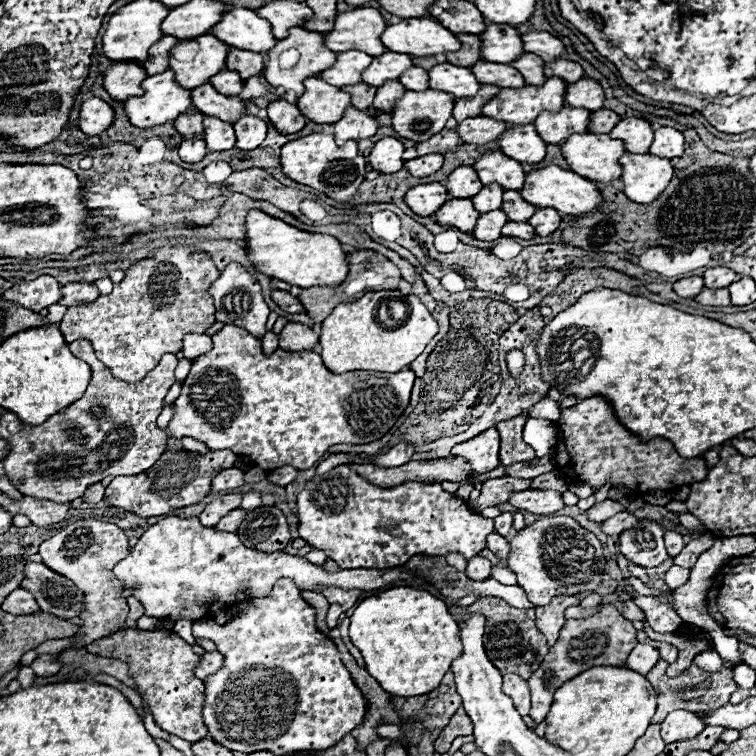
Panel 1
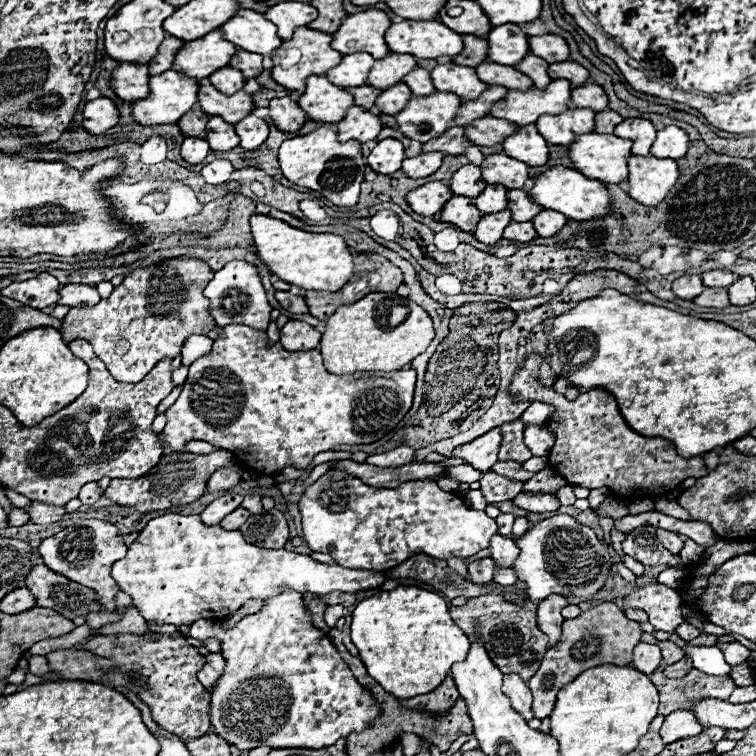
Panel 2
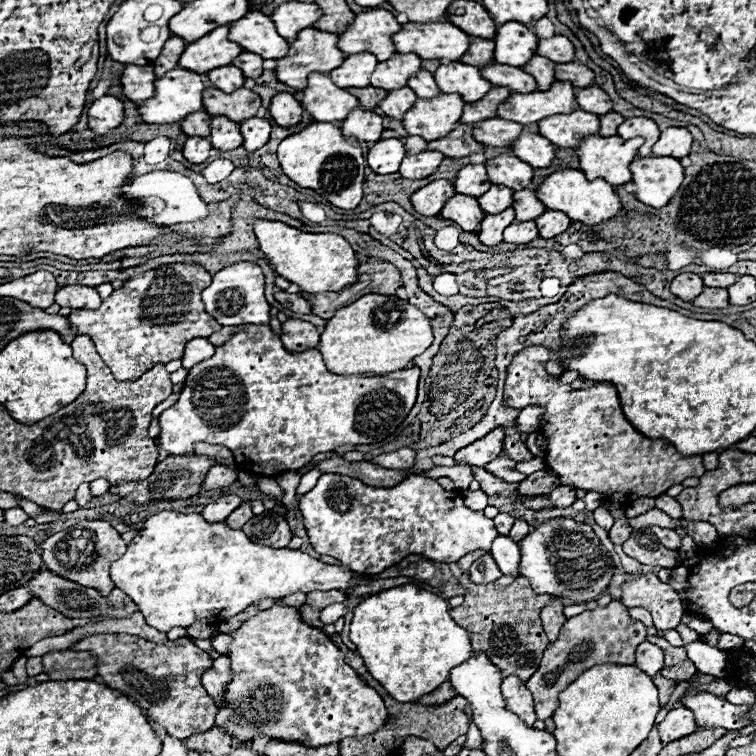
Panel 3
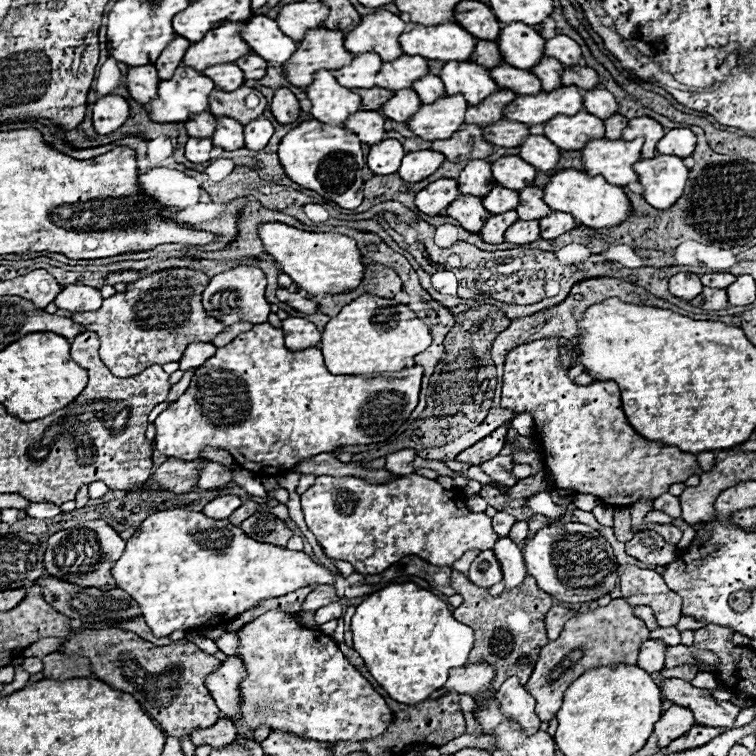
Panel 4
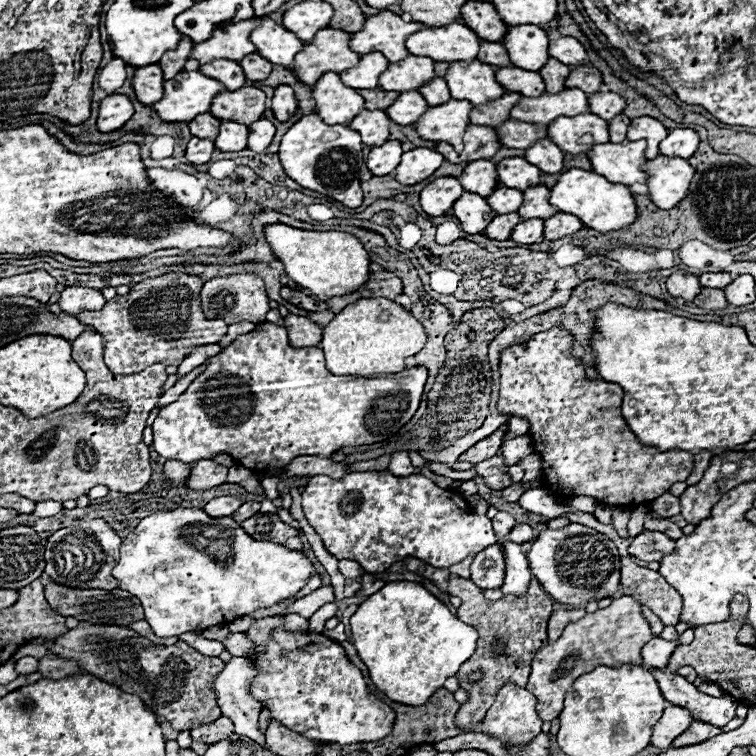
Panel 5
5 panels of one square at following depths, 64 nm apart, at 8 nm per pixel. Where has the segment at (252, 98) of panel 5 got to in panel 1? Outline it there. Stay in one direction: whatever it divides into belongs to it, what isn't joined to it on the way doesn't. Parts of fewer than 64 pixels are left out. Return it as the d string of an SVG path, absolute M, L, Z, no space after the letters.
M210 84L192 90L192 104L202 114L212 114L226 122L236 122L236 118L244 116L244 100L240 96L222 96Z

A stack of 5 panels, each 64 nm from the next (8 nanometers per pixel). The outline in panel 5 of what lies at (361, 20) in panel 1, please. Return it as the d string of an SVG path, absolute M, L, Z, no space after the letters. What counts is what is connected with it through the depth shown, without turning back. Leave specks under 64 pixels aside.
M380 12L368 16L362 30L352 34L350 48L358 54L382 52L388 62L398 62L408 56L408 50L404 50L404 34L412 34L420 26L418 22L404 22L394 12Z

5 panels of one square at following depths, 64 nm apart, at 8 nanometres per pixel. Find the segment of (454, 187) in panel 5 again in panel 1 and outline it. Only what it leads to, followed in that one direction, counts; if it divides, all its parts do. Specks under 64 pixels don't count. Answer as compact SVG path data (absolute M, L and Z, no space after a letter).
M430 182L430 184L418 184L410 188L404 196L404 202L418 216L432 216L448 198L450 194L440 182Z

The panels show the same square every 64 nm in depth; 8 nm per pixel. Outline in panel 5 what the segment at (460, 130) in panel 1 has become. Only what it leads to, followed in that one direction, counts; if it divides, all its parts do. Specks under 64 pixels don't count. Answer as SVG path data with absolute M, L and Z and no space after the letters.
M506 120L502 122L500 126L494 128L496 130L496 136L498 136L498 142L506 148L528 148L532 144L532 140L538 140L538 138L546 138L546 130L536 130L536 126L528 126L528 122L512 122L512 120Z

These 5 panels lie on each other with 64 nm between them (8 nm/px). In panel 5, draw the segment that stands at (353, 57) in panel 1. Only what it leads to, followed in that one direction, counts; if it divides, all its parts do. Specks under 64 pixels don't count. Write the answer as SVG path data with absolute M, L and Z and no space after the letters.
M370 52L360 58L360 62L344 72L340 72L340 80L350 88L376 88L376 78L384 72L388 60L380 52Z

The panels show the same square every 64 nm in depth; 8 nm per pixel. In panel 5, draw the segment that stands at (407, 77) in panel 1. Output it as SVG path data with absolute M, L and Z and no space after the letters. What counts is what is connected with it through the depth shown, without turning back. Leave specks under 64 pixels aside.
M432 78L432 82L426 82L424 86L420 86L420 94L424 96L424 100L428 102L428 106L436 106L442 102L448 102L448 86L444 82L444 78Z

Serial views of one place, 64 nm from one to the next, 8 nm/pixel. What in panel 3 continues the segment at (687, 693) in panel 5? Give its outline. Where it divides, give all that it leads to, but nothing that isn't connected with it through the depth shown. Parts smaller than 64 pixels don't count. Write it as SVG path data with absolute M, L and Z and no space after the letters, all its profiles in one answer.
M688 692L684 696L682 704L696 714L696 724L700 728L740 730L740 728L752 724L752 720L746 720L746 714L752 706L736 706L714 694Z

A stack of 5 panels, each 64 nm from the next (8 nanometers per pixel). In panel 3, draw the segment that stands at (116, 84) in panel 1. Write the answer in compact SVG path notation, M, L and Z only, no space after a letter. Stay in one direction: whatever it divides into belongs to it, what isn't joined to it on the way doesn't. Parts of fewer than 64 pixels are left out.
M126 64L120 76L122 94L132 102L144 102L150 96L154 96L154 80L156 76L154 76L152 66Z

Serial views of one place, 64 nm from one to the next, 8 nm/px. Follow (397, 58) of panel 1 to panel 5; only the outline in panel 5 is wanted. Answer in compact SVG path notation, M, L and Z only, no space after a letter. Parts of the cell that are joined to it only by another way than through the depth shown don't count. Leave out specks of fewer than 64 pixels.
M408 56L400 62L388 64L388 68L380 74L378 84L384 90L408 92L418 90L424 82L434 78L434 62L424 56Z

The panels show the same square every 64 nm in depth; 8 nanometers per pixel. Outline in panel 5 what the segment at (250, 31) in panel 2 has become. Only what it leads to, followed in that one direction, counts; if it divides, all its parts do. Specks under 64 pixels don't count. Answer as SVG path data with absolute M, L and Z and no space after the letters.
M268 16L260 18L260 24L250 32L250 42L256 46L260 56L280 66L290 66L294 56L304 48L304 42L294 34L288 34L288 30Z

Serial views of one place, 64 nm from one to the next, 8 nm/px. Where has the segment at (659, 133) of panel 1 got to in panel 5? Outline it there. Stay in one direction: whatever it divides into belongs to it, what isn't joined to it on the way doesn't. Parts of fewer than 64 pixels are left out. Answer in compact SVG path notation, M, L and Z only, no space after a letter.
M674 128L668 132L668 136L660 142L660 154L678 156L678 158L690 158L694 156L698 148L698 134L690 128Z

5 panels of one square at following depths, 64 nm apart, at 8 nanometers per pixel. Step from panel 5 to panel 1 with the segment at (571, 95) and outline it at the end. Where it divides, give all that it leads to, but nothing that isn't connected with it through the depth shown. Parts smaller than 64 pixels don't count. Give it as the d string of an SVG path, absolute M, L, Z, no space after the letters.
M546 78L542 86L502 88L496 98L482 108L482 116L506 124L530 124L542 110L556 112L564 106L564 84L560 78Z

